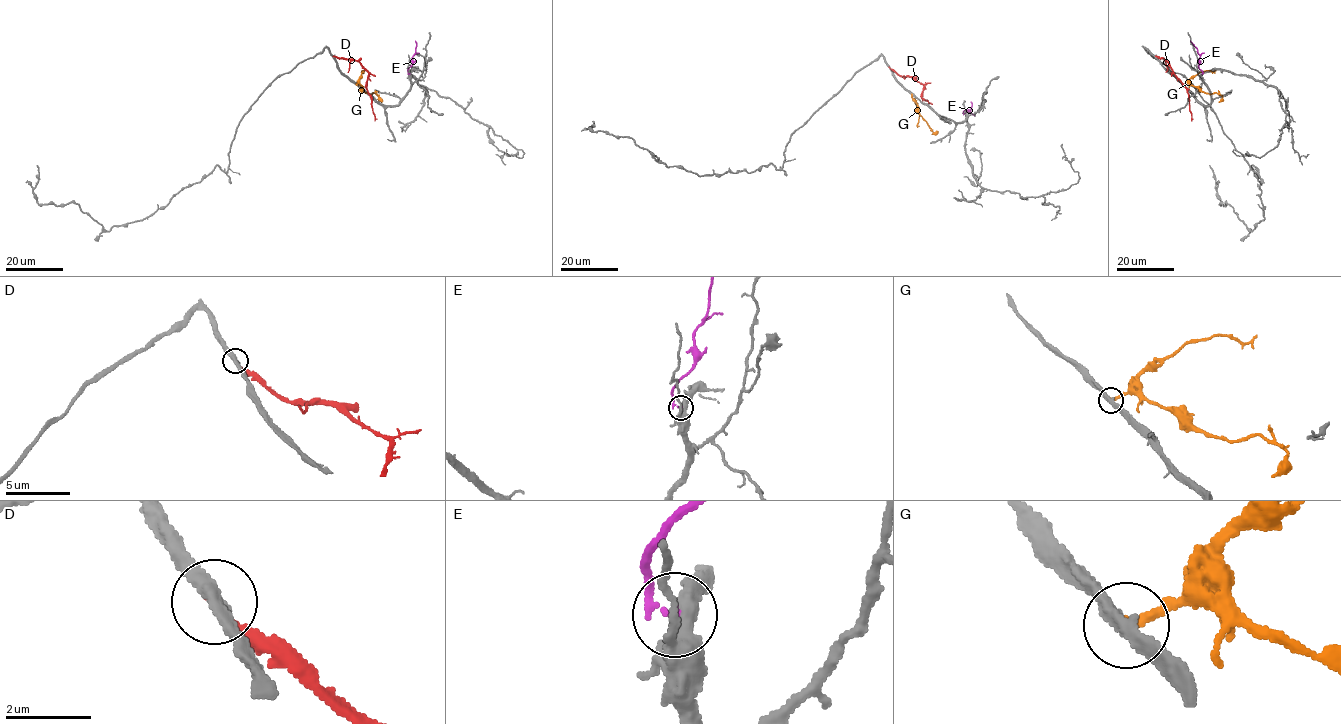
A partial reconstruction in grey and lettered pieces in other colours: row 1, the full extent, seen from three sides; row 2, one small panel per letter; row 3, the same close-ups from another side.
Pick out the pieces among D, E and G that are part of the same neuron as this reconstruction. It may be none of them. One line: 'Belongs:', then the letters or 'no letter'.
Belongs: no letter

